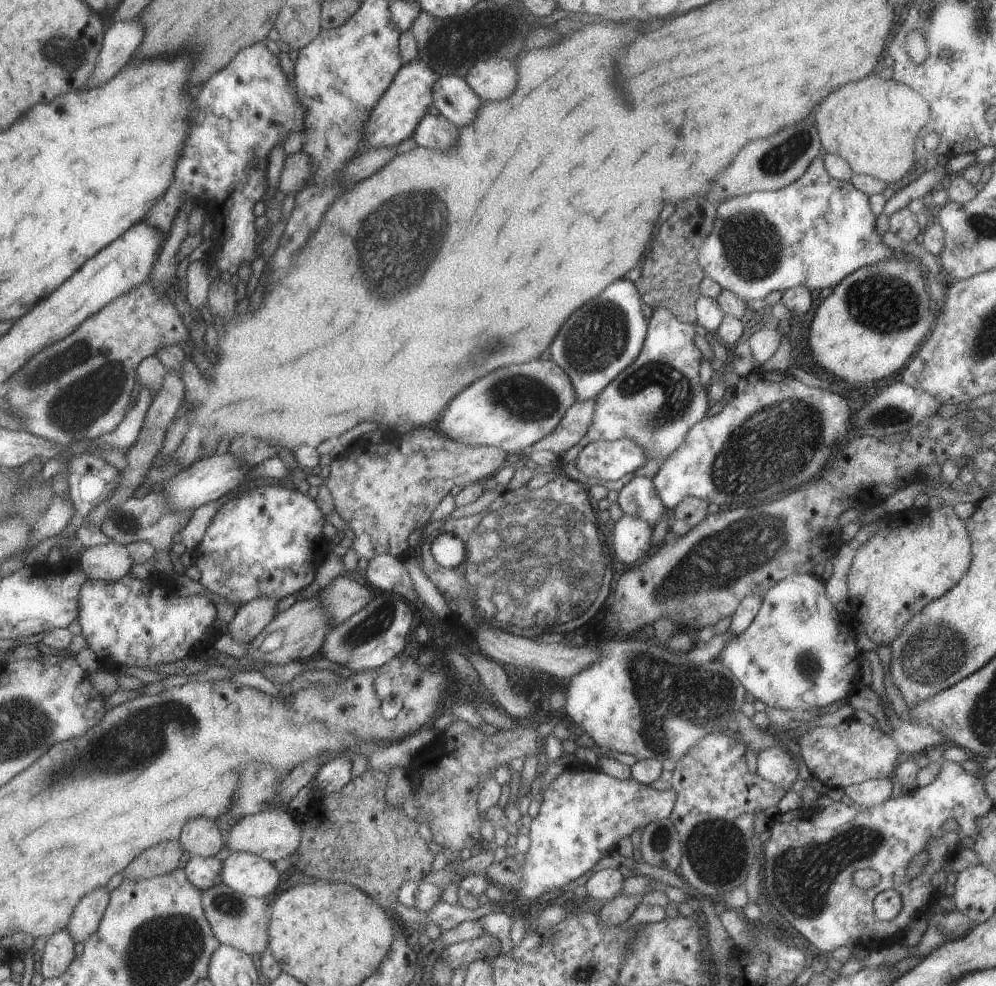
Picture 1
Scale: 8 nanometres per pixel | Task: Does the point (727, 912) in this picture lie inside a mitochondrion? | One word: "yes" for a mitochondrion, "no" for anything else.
no

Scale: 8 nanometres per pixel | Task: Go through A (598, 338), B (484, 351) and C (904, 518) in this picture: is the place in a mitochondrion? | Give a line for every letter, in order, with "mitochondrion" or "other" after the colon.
A: mitochondrion
B: mitochondrion
C: other

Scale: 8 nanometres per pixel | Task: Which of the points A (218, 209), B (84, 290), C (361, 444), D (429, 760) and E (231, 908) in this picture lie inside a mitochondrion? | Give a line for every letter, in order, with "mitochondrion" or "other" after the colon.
A: other
B: other
C: other
D: other
E: mitochondrion

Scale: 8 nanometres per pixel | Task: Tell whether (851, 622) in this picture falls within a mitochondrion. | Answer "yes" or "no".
no

